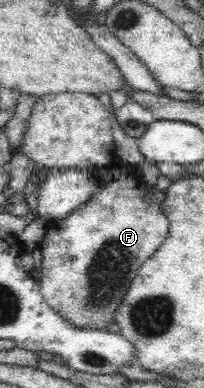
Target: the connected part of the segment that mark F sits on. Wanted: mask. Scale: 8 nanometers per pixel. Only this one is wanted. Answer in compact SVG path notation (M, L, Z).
M61 93L61 94L44 94L37 98L36 105L34 106L32 117L28 124L28 129L24 131L24 136L21 141L19 151L24 154L28 159L31 159L36 166L44 166L52 171L64 171L64 170L76 170L84 171L90 176L99 181L96 191L92 193L92 198L83 205L80 205L72 214L68 216L54 220L50 222L45 228L45 235L42 242L39 244L37 250L37 266L40 271L41 279L38 282L40 288L40 295L42 299L60 315L60 318L64 318L64 322L72 324L72 327L76 328L88 328L92 330L104 330L107 327L115 323L115 313L119 309L119 305L122 303L122 299L127 294L128 288L132 281L138 275L140 266L150 257L154 255L154 252L162 245L166 235L168 235L168 219L164 217L161 205L154 198L154 187L146 184L138 174L136 168L133 165L124 163L120 157L116 154L115 141L113 139L113 133L110 128L110 112L104 108L97 96L85 93Z

